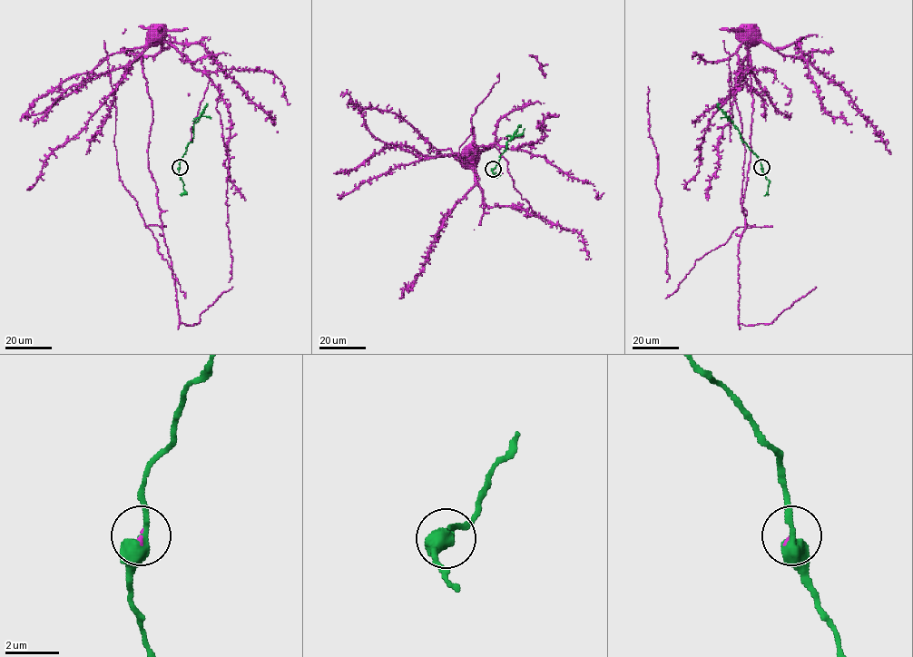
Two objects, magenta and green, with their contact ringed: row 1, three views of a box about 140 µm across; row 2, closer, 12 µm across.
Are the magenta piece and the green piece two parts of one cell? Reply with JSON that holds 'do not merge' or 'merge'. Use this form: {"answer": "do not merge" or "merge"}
{"answer": "do not merge"}

